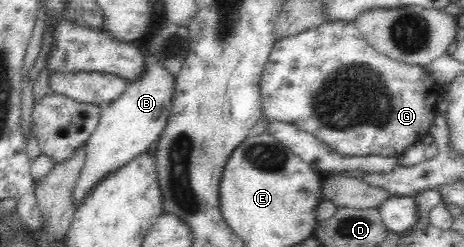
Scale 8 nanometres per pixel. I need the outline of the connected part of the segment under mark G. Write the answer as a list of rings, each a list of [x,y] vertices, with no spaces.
[[[329,21],[303,33],[279,38],[260,79],[263,113],[266,119],[296,125],[347,157],[365,155],[398,156],[427,135],[437,112],[437,82],[425,66],[395,61],[375,51],[353,22]]]

